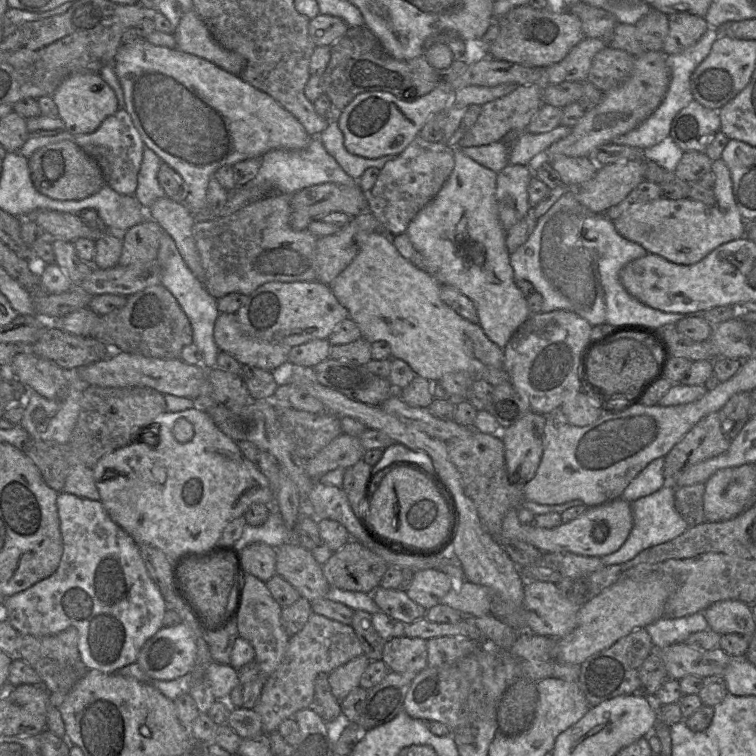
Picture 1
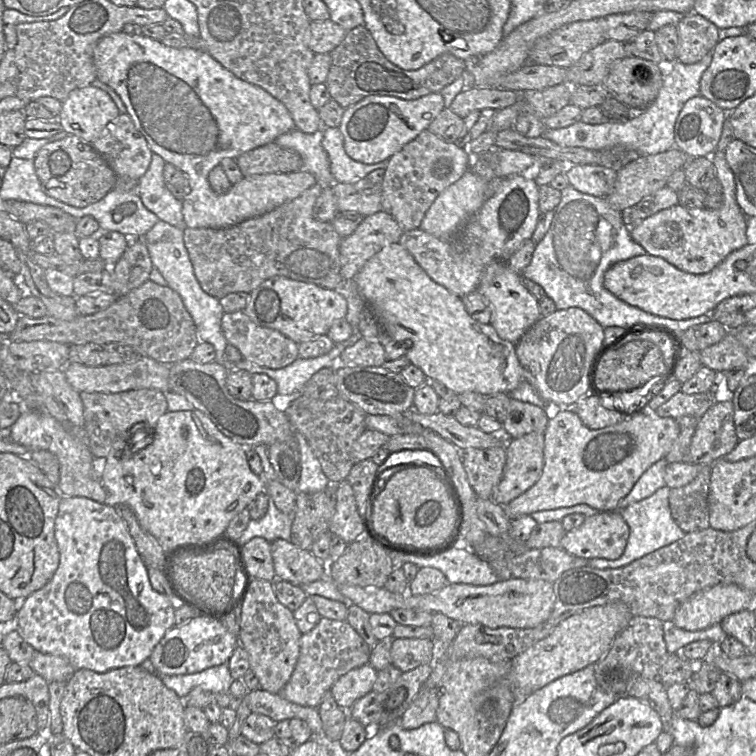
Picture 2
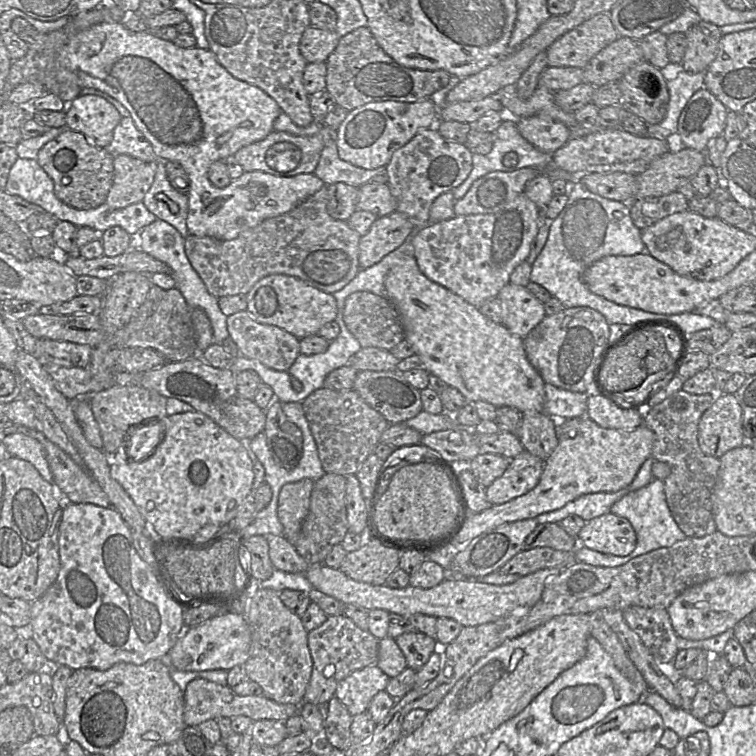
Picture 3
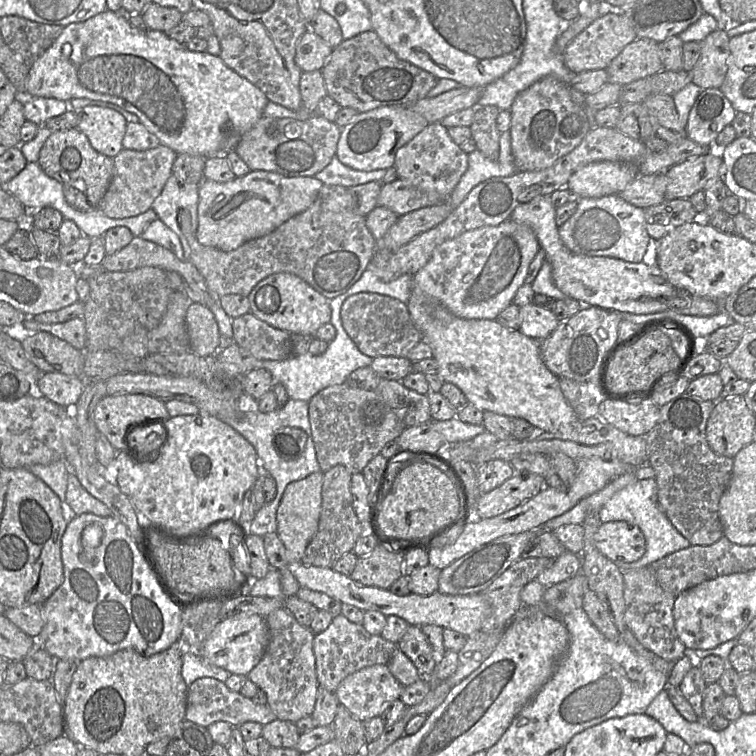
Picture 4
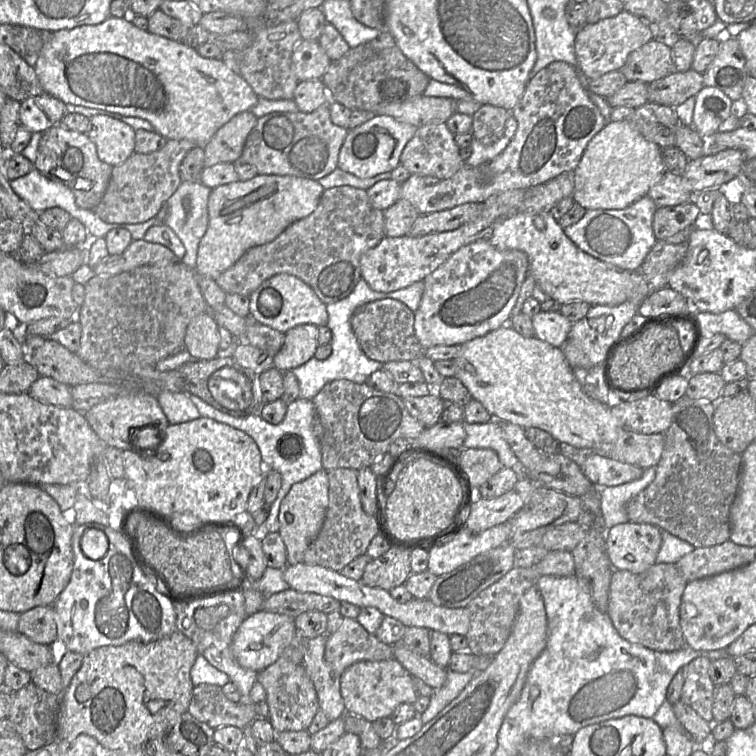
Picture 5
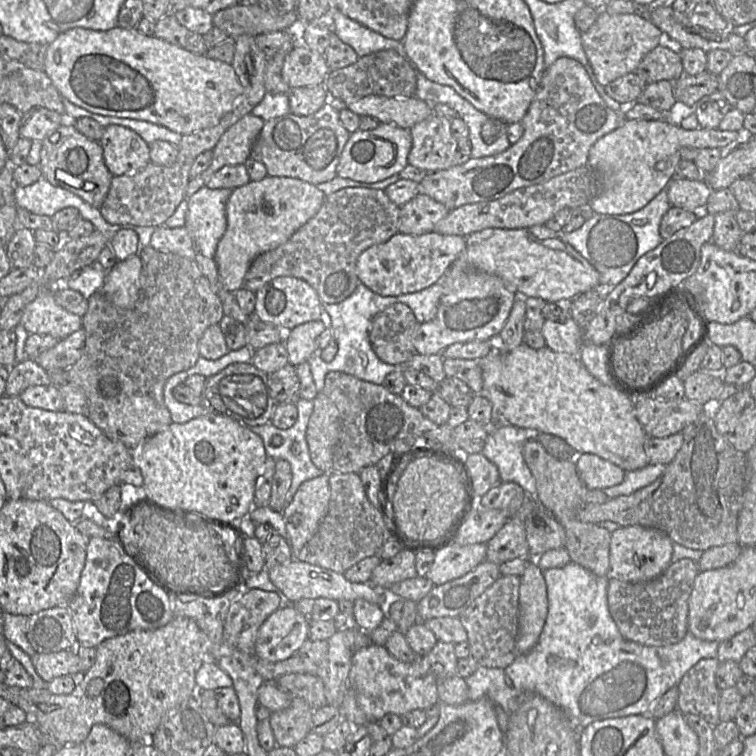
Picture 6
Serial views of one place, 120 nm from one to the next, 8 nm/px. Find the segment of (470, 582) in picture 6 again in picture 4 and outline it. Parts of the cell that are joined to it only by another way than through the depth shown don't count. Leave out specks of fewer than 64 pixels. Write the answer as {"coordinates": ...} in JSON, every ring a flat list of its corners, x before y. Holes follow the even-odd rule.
{"coordinates":[[529,530,518,534,505,535,474,549,441,570,438,580,438,592,454,596,482,593,507,568,521,558,525,547,537,533,539,533,539,530]]}

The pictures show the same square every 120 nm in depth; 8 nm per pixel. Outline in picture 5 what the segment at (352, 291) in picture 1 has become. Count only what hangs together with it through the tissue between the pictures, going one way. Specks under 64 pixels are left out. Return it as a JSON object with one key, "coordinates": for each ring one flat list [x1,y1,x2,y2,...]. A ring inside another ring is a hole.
{"coordinates":[[509,325,461,344,454,360,457,364,455,377,467,388,471,397,483,405,493,420,509,422,522,428,540,428,559,443,584,449,615,441,624,428,611,412,610,404,601,403,582,390,560,348,535,336,523,337]]}

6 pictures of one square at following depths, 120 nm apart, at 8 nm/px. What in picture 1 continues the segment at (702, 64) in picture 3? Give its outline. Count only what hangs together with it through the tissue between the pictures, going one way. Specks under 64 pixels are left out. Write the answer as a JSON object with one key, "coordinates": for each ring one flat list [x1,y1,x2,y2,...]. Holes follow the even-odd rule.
{"coordinates":[[687,12,669,15,668,19,669,31,663,46,666,55,677,54,693,46,709,28,703,17]]}

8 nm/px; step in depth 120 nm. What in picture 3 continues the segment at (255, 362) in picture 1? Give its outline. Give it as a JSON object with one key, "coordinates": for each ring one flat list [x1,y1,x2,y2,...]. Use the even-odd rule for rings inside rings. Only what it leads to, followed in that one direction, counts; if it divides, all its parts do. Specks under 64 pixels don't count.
{"coordinates":[[247,310,228,316,227,328,229,336,239,348,240,355,258,360,271,369,287,371,300,354,300,339,278,326,258,322]]}

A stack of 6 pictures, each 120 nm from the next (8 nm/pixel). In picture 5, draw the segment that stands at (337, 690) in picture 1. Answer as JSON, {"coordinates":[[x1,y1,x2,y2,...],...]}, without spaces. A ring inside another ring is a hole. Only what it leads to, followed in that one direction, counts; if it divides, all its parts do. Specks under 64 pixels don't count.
{"coordinates":[[394,658,381,661,359,661,348,666,341,673,340,692,346,713,362,717,370,722,390,717,400,704,413,704,419,696,413,677]]}

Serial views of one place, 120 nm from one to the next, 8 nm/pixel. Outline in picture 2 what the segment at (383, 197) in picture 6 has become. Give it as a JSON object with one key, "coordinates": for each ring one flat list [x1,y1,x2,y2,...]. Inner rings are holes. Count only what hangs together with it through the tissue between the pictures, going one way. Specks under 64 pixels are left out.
{"coordinates":[[316,184,295,199,273,210,225,228,184,228,183,239,195,276,202,289,218,299,234,292,250,293,265,280,284,276,293,280,314,283,320,287,337,290,344,279,340,274,339,245,342,237,331,222,317,220,313,215,317,198,324,184]]}

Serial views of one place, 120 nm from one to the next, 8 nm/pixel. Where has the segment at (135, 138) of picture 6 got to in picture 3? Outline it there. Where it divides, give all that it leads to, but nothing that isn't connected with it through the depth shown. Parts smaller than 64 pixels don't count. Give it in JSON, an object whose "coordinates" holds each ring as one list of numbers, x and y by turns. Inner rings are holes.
{"coordinates":[[88,95,76,97,65,109,66,128,79,132,94,146,105,149,121,120,117,109,105,99]]}

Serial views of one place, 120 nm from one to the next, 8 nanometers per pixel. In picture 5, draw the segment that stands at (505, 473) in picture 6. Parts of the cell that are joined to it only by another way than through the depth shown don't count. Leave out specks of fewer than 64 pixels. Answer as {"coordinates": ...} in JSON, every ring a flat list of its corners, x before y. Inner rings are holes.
{"coordinates":[[491,420,485,424,468,424,463,422,466,437,464,449,491,449,498,455,502,467,512,469,518,479,528,479,518,458,507,443,501,429,501,422]]}

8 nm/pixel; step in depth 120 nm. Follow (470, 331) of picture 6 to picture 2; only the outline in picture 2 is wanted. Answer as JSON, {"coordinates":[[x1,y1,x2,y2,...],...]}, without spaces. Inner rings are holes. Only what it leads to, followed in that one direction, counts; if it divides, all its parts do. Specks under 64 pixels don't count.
{"coordinates":[[521,174,502,178,496,192,450,237,437,238,419,228,403,232,398,243,415,259,418,265,437,284,459,296,476,291,485,268,493,261,507,263,509,257,528,239,531,239,540,215,538,186]]}

